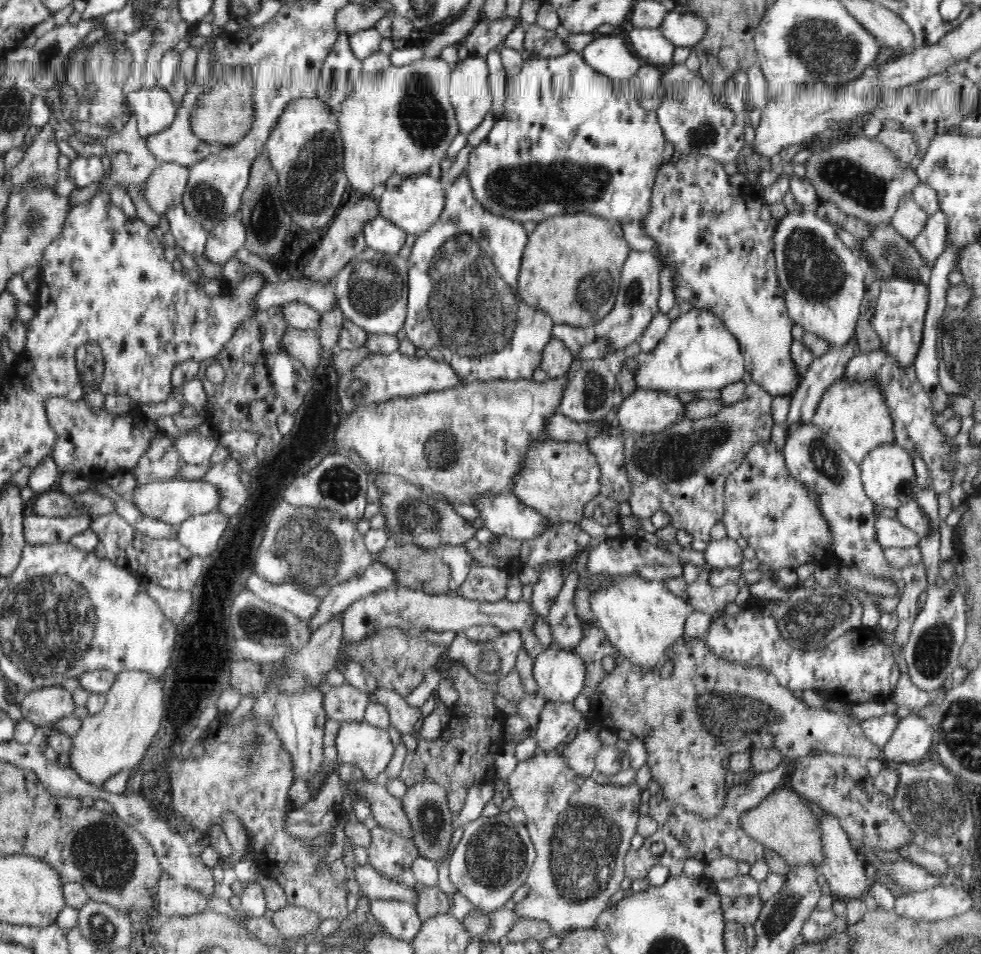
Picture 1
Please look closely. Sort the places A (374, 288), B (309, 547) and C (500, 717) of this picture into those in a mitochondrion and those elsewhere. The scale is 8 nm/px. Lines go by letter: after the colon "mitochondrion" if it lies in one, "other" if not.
A: mitochondrion
B: mitochondrion
C: other

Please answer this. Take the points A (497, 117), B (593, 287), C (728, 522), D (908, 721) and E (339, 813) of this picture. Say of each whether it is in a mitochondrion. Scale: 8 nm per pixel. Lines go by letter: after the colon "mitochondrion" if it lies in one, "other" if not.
A: other
B: mitochondrion
C: other
D: other
E: other

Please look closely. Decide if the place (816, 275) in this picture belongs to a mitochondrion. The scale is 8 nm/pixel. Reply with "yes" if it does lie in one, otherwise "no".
yes

